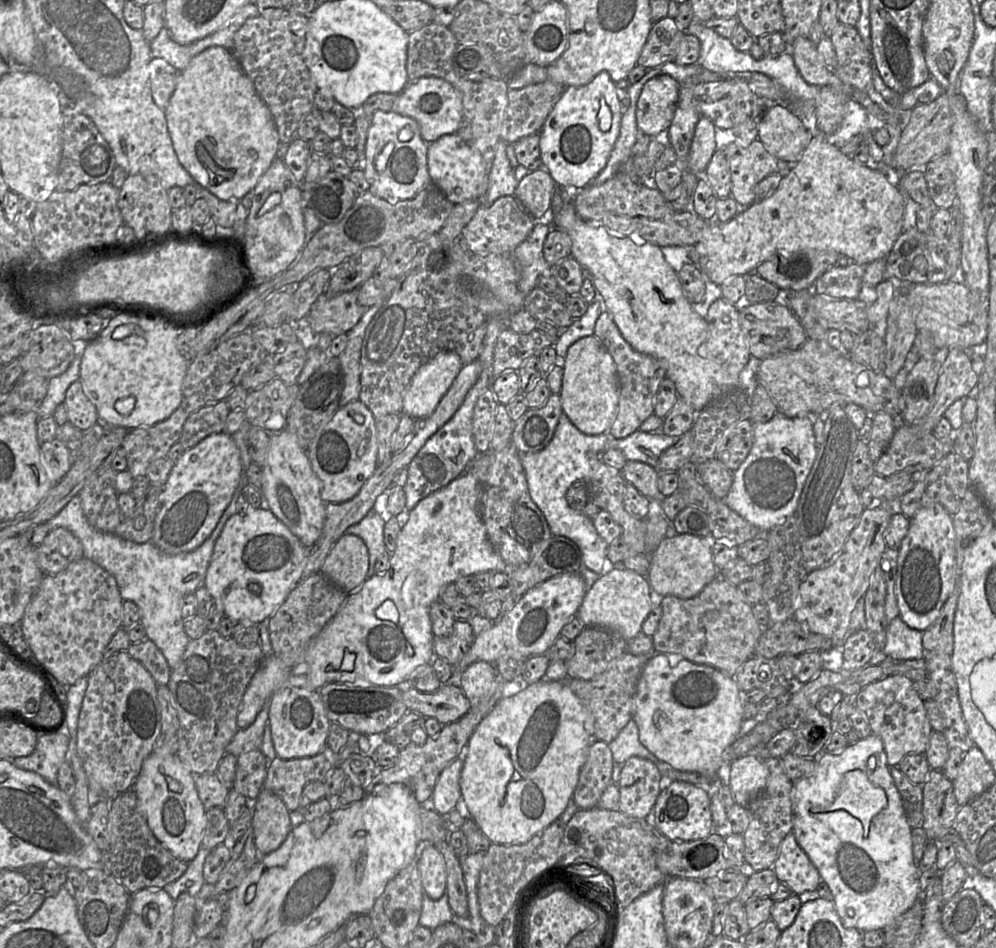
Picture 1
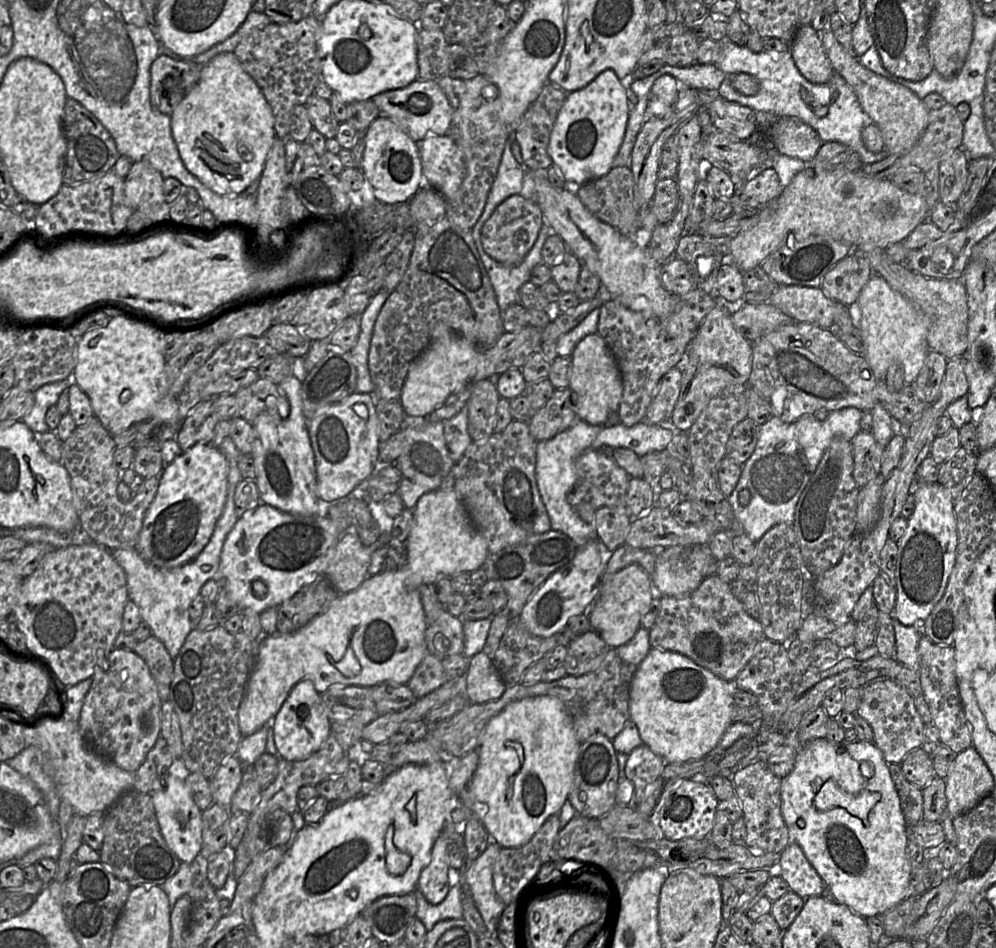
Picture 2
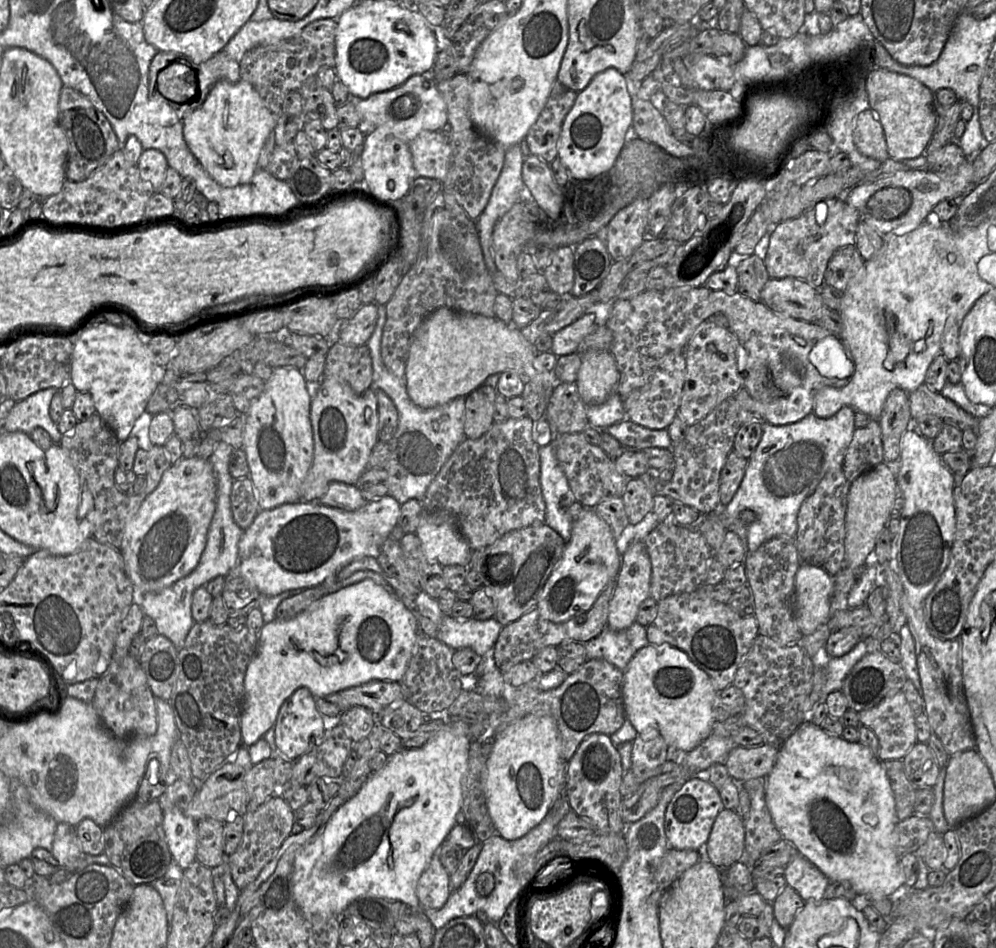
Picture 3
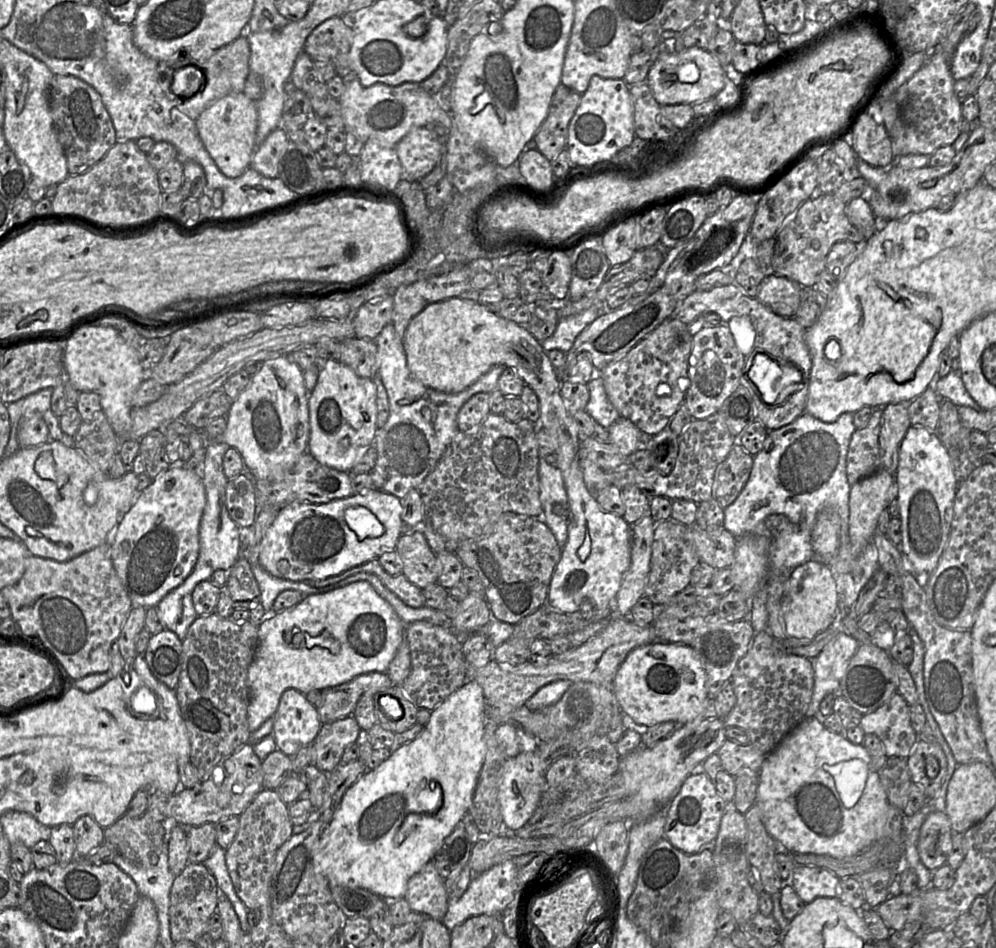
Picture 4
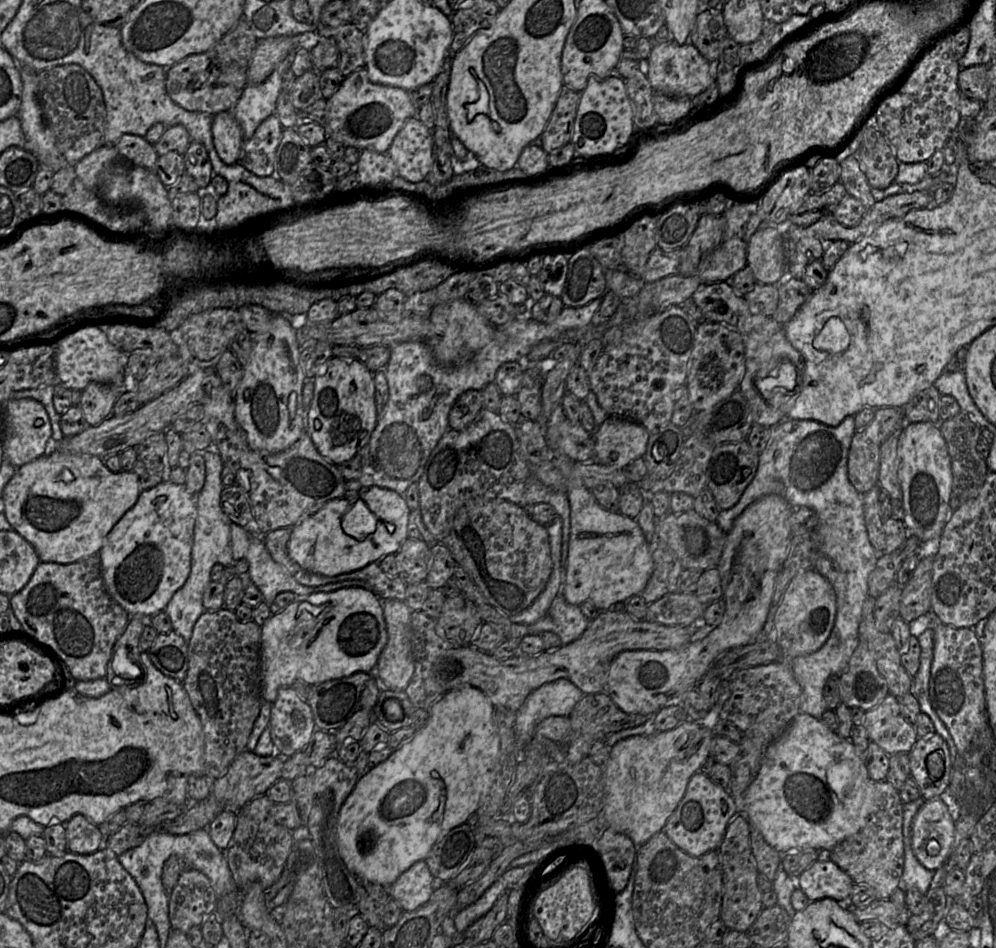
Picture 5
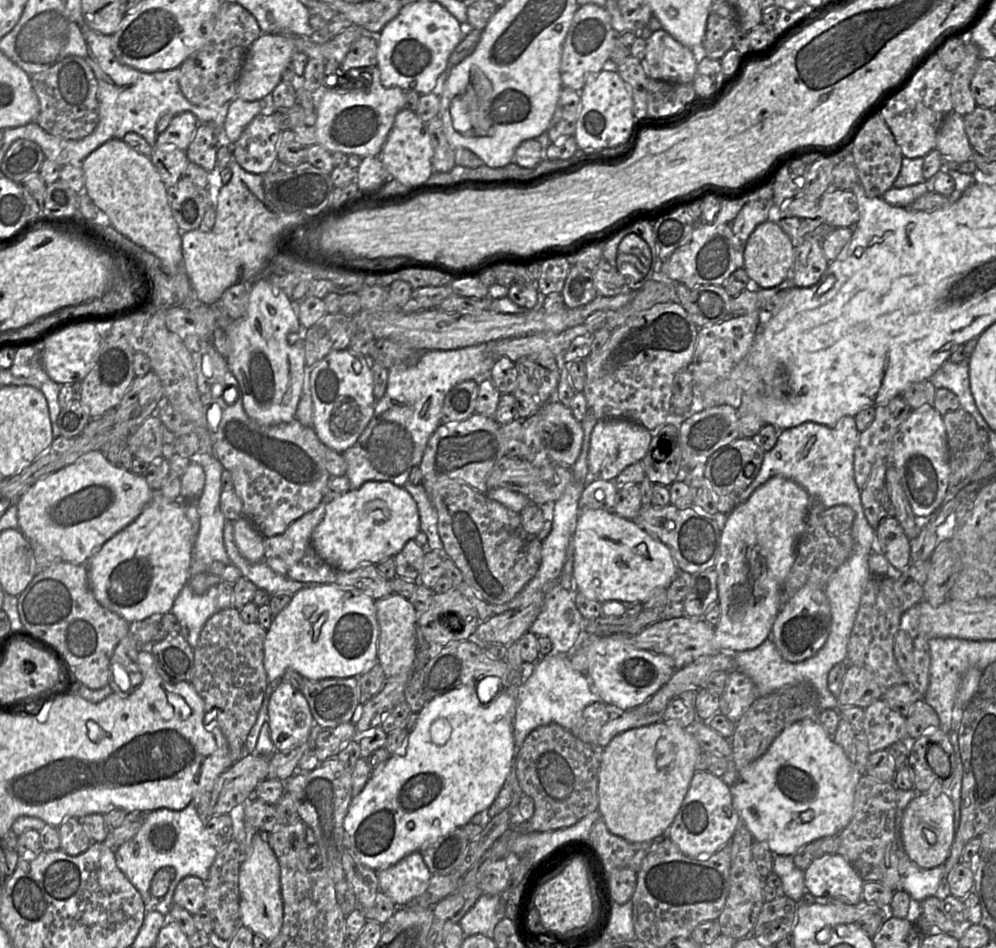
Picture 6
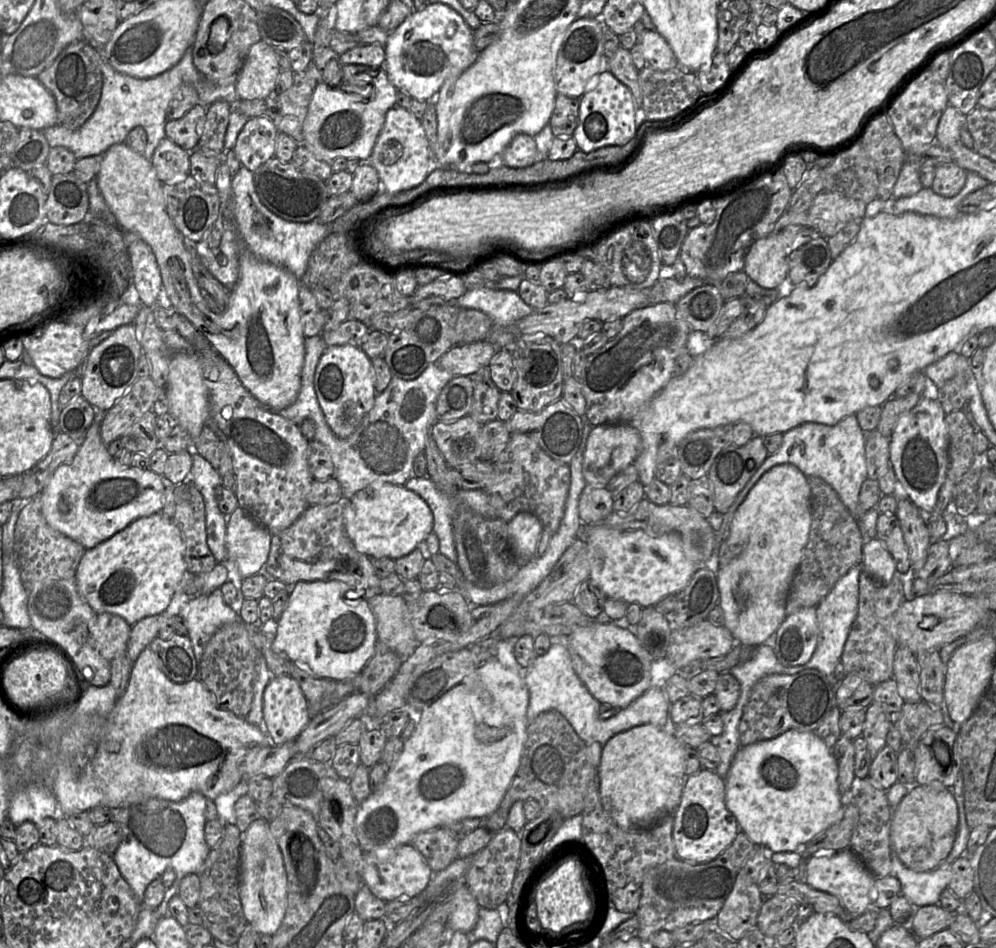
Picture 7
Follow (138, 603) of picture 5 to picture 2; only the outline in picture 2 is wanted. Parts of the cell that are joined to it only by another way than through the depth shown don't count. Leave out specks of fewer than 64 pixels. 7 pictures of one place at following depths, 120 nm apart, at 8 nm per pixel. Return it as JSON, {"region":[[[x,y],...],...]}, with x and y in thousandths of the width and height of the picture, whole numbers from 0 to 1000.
{"region":[[[199,466],[171,489],[165,491],[157,523],[150,534],[136,580],[149,595],[158,599],[176,599],[194,591],[205,579],[221,546],[229,521],[230,491],[220,473]]]}

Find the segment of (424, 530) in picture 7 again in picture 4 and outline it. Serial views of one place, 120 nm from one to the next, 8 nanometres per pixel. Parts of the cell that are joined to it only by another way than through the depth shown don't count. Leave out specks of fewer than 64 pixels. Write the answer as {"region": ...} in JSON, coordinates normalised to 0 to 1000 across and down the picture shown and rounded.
{"region":[[[379,516],[323,532],[293,531],[279,540],[276,549],[267,559],[261,572],[260,595],[272,607],[291,613],[310,614],[337,608],[373,590],[380,590],[387,582],[396,581],[404,564],[402,562],[405,553],[403,541],[403,527]]]}

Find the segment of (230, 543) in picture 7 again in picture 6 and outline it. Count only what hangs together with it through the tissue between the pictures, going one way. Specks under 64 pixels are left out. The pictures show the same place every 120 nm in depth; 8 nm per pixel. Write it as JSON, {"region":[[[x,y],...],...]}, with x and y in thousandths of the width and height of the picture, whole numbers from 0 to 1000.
{"region":[[[246,544],[233,551],[235,571],[241,584],[253,594],[265,591],[265,565]]]}

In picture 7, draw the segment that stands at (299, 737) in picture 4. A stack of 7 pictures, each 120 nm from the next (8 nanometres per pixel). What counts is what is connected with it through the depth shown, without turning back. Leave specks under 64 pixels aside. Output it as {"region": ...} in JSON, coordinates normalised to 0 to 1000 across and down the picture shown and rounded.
{"region":[[[291,712],[275,713],[264,734],[264,762],[272,784],[282,786],[296,782],[312,757],[299,719]]]}

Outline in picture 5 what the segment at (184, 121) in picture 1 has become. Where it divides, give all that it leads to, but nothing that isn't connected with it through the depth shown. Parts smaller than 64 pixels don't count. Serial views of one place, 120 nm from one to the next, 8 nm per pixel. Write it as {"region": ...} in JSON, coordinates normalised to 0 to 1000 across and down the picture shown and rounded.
{"region":[[[223,117],[215,121],[213,143],[222,169],[228,174],[238,172],[245,148],[243,137],[233,117]]]}

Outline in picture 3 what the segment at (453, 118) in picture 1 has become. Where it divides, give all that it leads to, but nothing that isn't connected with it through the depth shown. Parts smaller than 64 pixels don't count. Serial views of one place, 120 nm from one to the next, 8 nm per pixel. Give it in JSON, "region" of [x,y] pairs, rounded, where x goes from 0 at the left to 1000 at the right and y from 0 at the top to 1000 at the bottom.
{"region":[[[432,78],[415,79],[396,94],[376,98],[369,103],[356,104],[356,112],[363,126],[359,135],[365,142],[379,134],[387,134],[408,151],[412,151],[424,138],[441,138],[450,130],[447,105]]]}

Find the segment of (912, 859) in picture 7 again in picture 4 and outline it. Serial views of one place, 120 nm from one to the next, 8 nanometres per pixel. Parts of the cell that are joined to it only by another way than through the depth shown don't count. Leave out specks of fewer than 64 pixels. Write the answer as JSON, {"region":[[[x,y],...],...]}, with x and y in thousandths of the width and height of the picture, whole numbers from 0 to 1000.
{"region":[[[935,855],[930,862],[925,871],[923,885],[922,885],[922,901],[924,907],[934,919],[939,919],[945,914],[949,912],[956,895],[956,881],[955,868],[950,857]]]}

